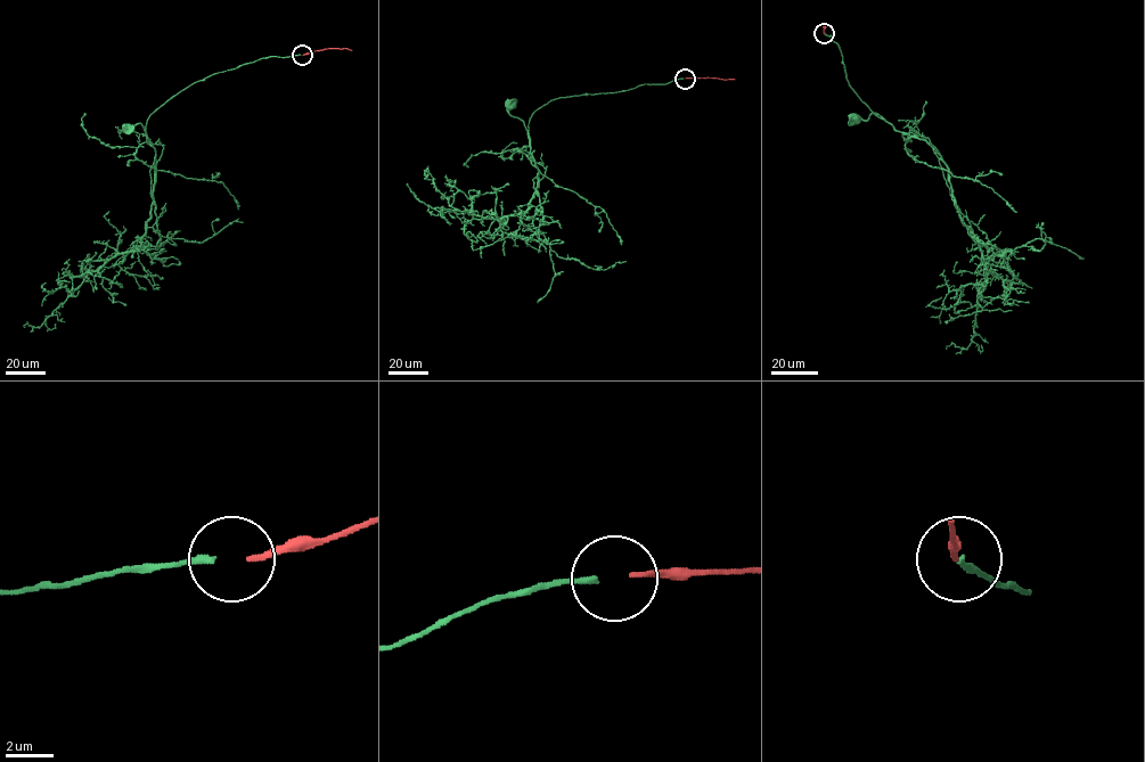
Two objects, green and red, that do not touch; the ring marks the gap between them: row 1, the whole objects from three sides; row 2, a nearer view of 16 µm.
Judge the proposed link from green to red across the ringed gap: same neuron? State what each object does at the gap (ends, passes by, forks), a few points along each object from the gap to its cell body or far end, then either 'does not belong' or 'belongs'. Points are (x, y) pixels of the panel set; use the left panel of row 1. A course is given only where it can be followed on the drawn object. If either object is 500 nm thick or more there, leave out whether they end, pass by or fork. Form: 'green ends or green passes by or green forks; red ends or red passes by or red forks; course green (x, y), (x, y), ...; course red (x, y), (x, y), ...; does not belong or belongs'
green ends; red ends; course green (301, 55), (261, 58), (213, 73), (168, 99), (150, 114), (145, 130), (140, 123), (127, 128); course red (303, 55), (329, 48), (352, 50); belongs

